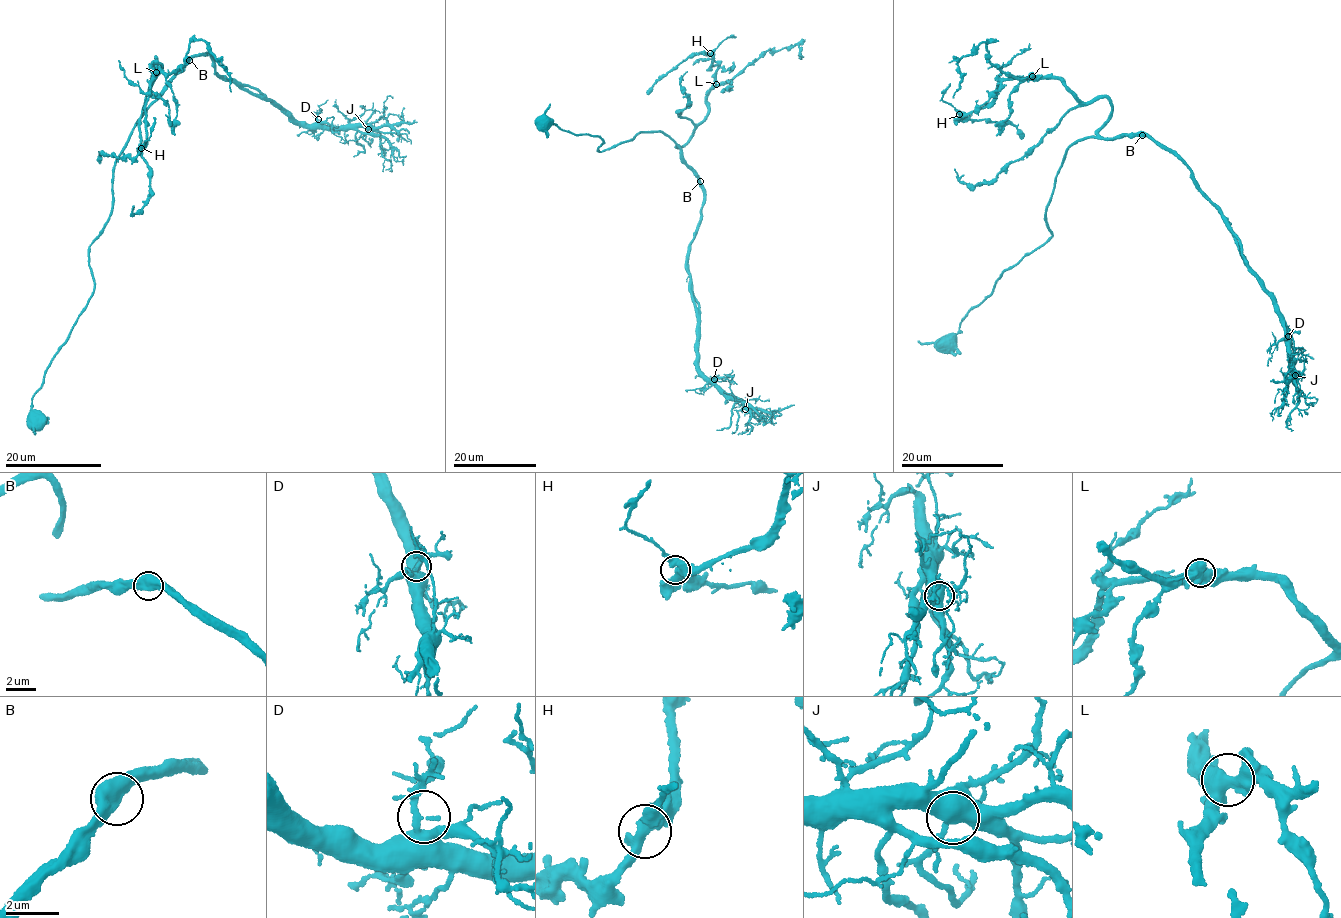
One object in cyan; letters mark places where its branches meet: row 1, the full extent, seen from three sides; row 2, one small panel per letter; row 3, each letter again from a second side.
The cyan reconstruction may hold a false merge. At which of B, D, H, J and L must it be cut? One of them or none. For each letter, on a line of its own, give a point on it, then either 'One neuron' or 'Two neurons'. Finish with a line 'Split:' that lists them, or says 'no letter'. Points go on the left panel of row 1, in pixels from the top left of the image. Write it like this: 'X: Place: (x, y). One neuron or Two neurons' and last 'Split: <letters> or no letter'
B: Place: (189, 60). One neuron
D: Place: (318, 119). One neuron
H: Place: (141, 148). One neuron
J: Place: (368, 129). One neuron
L: Place: (156, 72). One neuron
Split: no letter

